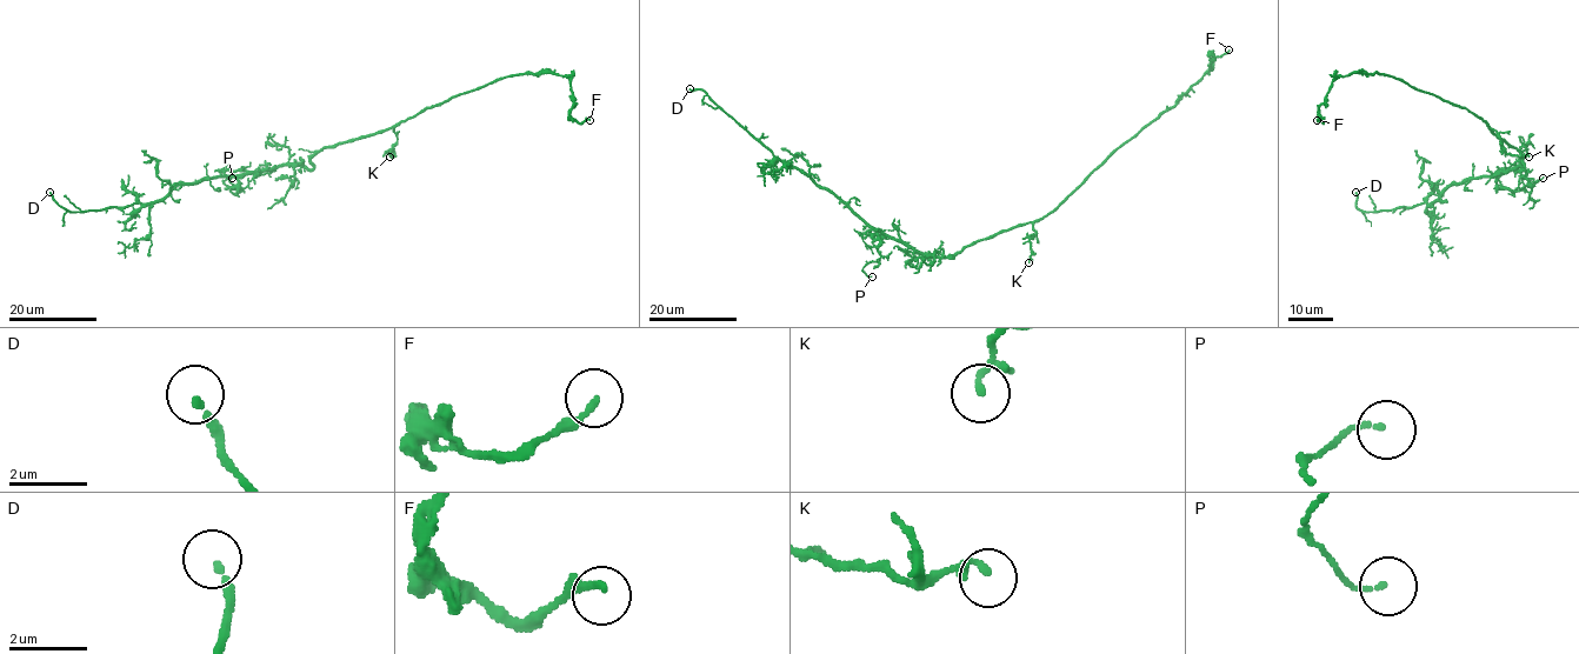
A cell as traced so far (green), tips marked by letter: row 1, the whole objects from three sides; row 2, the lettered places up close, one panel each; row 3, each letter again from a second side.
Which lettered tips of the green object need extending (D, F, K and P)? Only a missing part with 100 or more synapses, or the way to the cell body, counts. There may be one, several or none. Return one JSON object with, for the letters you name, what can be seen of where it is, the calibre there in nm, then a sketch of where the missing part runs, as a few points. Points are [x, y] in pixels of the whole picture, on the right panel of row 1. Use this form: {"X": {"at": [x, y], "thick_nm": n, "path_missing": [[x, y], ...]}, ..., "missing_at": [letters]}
{"D": {"at": [1356, 192], "thick_nm": 180, "path_missing": [[1356, 192], [1350, 191], [1344, 200], [1360, 219], [1393, 224]]}, "missing_at": ["D"]}

